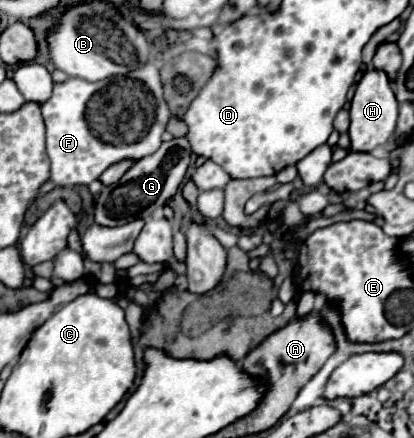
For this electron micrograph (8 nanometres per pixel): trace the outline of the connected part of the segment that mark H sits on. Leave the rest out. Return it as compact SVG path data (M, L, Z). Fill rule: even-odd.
M368 70L356 86L354 98L350 102L350 152L372 152L374 148L386 144L394 134L398 118L398 102L390 88L390 80L380 70Z

